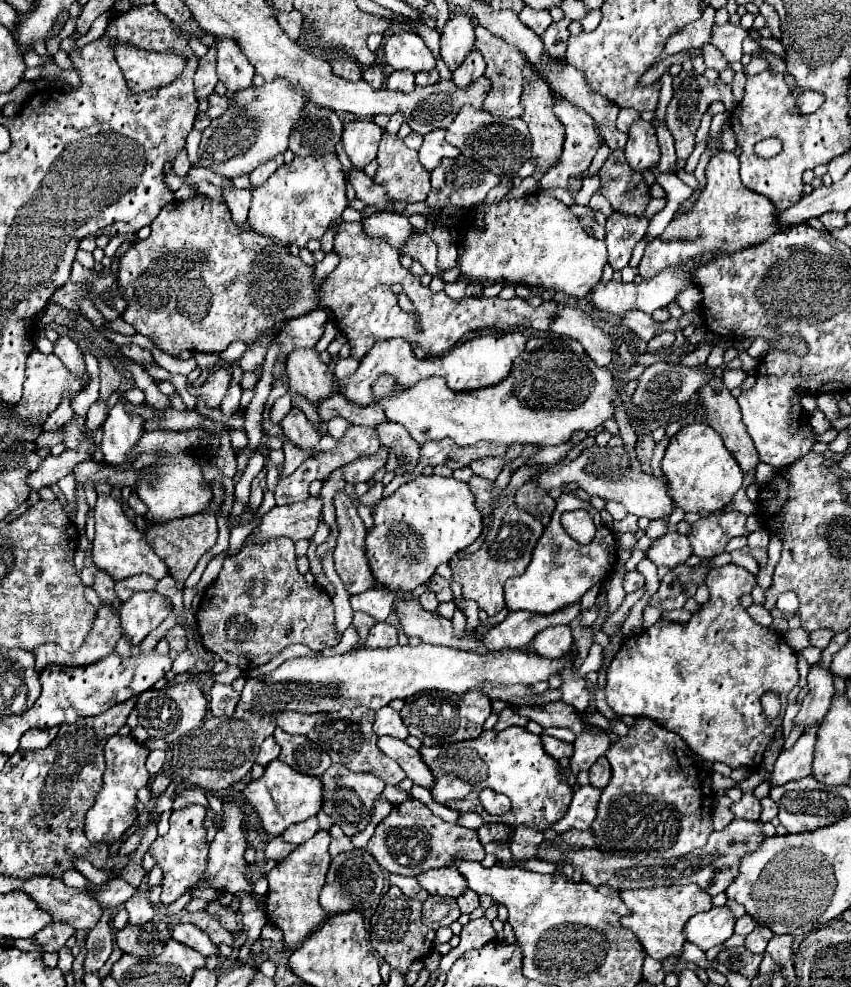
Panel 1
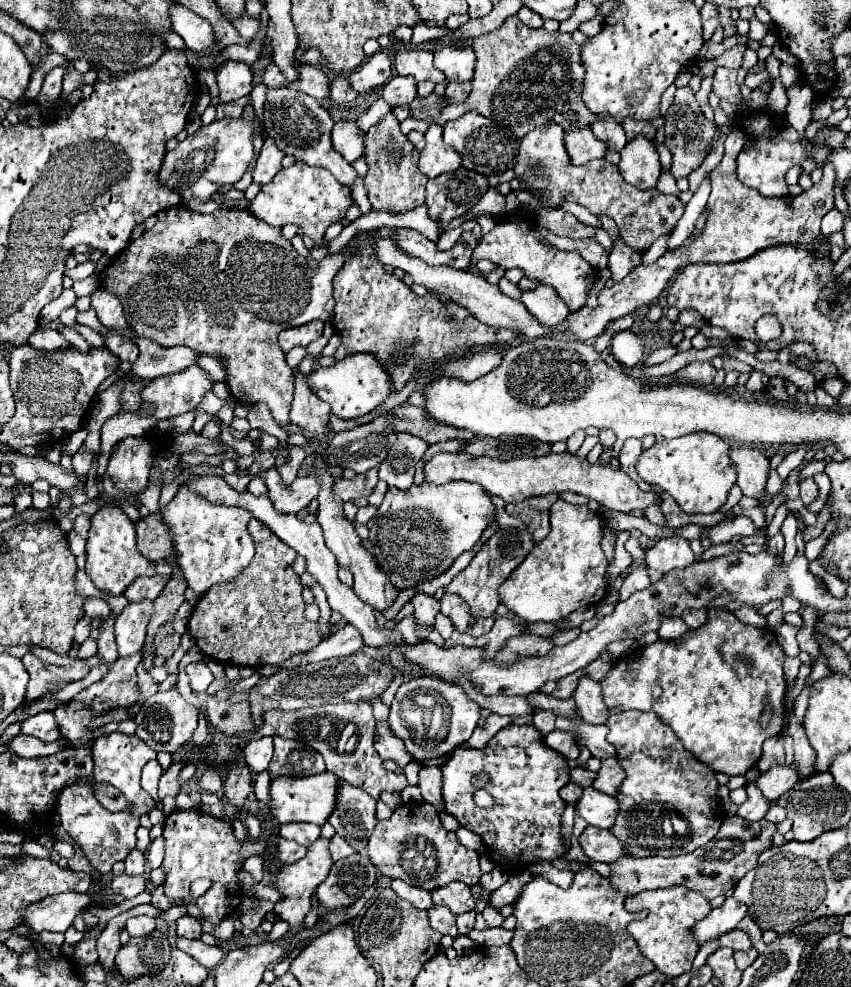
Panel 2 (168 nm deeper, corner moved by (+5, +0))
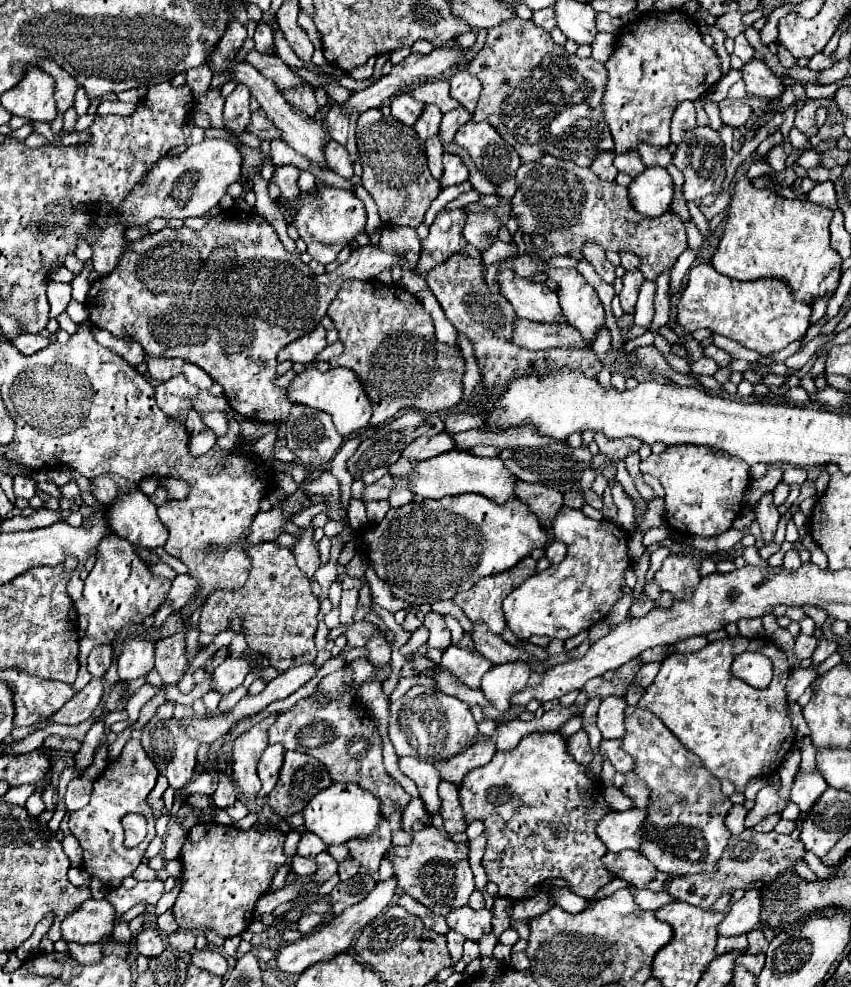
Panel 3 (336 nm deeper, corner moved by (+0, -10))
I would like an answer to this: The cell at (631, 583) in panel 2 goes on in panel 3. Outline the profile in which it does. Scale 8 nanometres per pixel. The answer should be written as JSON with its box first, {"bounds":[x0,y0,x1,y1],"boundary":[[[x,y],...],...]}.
{"bounds":[630,596,654,616],"boundary":[[[640,596],[638,600],[632,602],[630,614],[632,614],[632,616],[644,616],[652,606],[654,606],[654,600],[650,600],[648,596]]]}

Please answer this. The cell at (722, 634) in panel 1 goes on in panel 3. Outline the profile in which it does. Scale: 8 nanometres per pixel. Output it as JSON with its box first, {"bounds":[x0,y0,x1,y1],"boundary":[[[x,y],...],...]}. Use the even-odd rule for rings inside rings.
{"bounds":[638,636,794,792],"boundary":[[[726,636],[724,640],[706,644],[698,652],[674,652],[666,656],[658,676],[640,698],[638,708],[654,712],[716,778],[726,778],[736,786],[736,792],[744,792],[752,778],[774,772],[782,764],[784,754],[794,746],[784,688],[790,674],[788,670],[786,654],[770,642],[762,638],[748,640],[744,636]],[[746,650],[772,652],[770,662],[774,666],[774,678],[766,690],[752,688],[732,676],[732,660]]]}

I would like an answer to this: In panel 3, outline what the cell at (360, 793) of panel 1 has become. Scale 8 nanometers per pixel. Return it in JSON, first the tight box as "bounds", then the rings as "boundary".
{"bounds":[348,818,392,872],"boundary":[[[382,818],[376,832],[368,838],[354,838],[354,840],[348,840],[348,850],[350,850],[350,856],[354,860],[358,860],[364,868],[368,868],[370,872],[376,872],[378,866],[380,866],[380,860],[386,852],[386,848],[390,848],[390,840],[392,840],[392,830],[388,826],[388,820]]]}

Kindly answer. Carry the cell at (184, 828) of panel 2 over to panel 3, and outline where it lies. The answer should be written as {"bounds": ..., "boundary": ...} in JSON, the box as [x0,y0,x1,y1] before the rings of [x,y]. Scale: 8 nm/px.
{"bounds":[172,822,286,938],"boundary":[[[214,822],[190,828],[180,856],[184,880],[172,906],[180,930],[212,930],[222,938],[238,936],[250,926],[256,900],[268,892],[272,876],[286,862],[284,836],[278,828],[260,832]]]}

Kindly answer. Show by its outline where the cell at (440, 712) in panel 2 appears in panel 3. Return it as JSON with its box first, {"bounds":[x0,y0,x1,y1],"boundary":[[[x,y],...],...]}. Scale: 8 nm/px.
{"bounds":[388,686,478,764],"boundary":[[[412,686],[402,698],[390,704],[388,734],[398,756],[412,756],[436,764],[464,752],[474,736],[478,736],[478,722],[474,720],[470,706],[456,696],[434,692],[426,686]]]}

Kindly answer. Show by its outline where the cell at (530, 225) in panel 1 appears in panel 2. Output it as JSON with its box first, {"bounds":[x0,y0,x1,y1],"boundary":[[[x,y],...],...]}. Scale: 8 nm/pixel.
{"bounds":[471,218,595,312],"boundary":[[[517,218],[499,220],[497,226],[487,236],[483,236],[483,240],[479,242],[479,246],[473,252],[471,262],[475,264],[481,258],[491,260],[493,264],[503,266],[505,270],[521,268],[529,278],[535,278],[541,284],[553,286],[555,292],[559,294],[559,298],[567,304],[567,308],[571,312],[585,306],[589,290],[593,288],[593,282],[595,282],[595,268],[589,266],[577,250],[563,252],[553,246],[541,244],[541,234],[537,232],[537,226],[533,226],[531,222],[525,222],[525,220],[517,220]]]}

